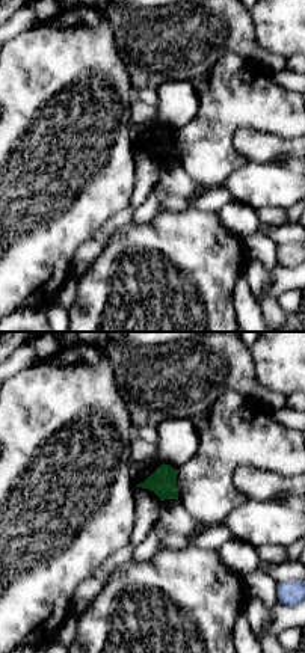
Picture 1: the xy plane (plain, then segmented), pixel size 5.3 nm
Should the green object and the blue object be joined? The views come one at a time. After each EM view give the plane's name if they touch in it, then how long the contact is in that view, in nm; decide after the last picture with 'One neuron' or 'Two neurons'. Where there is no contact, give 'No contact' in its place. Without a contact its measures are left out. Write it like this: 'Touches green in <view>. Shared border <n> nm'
No contact

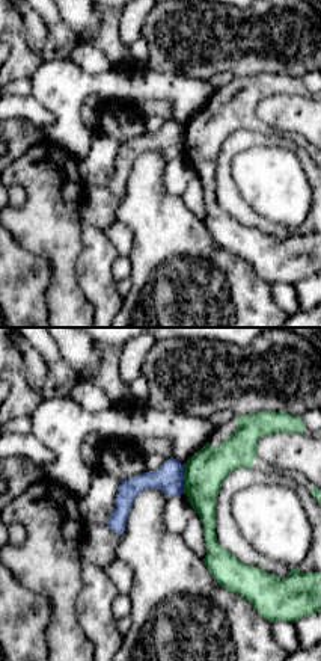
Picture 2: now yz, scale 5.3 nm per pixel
Touches green in yz. Shared border 150 nm

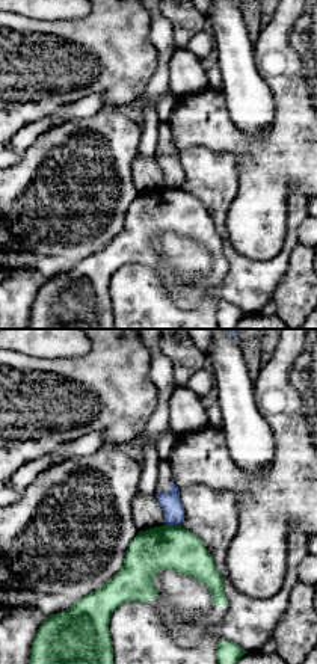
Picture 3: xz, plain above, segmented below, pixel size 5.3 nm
Touches green in xz. Shared border 90 nm

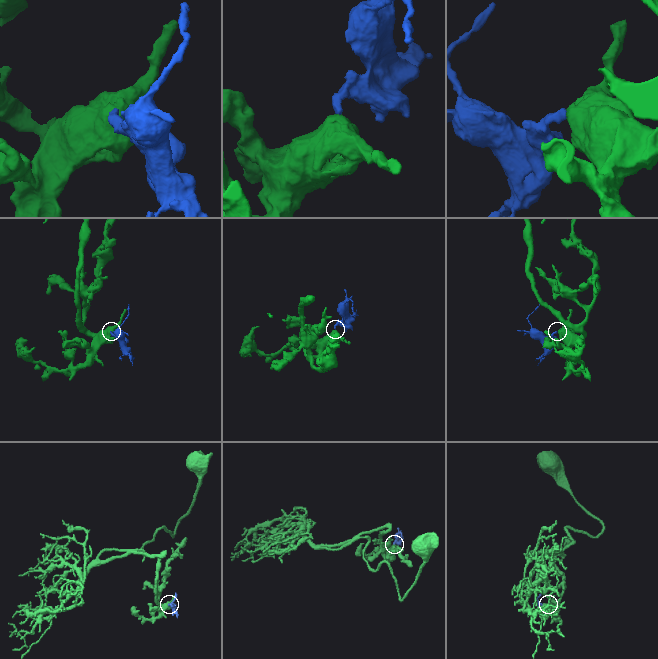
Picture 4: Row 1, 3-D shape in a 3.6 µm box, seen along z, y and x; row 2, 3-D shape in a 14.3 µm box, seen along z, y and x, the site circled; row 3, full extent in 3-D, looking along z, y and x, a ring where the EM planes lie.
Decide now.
Two neurons

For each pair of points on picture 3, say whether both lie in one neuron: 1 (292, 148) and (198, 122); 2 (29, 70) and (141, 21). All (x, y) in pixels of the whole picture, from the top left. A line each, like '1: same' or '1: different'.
1: same
2: same

